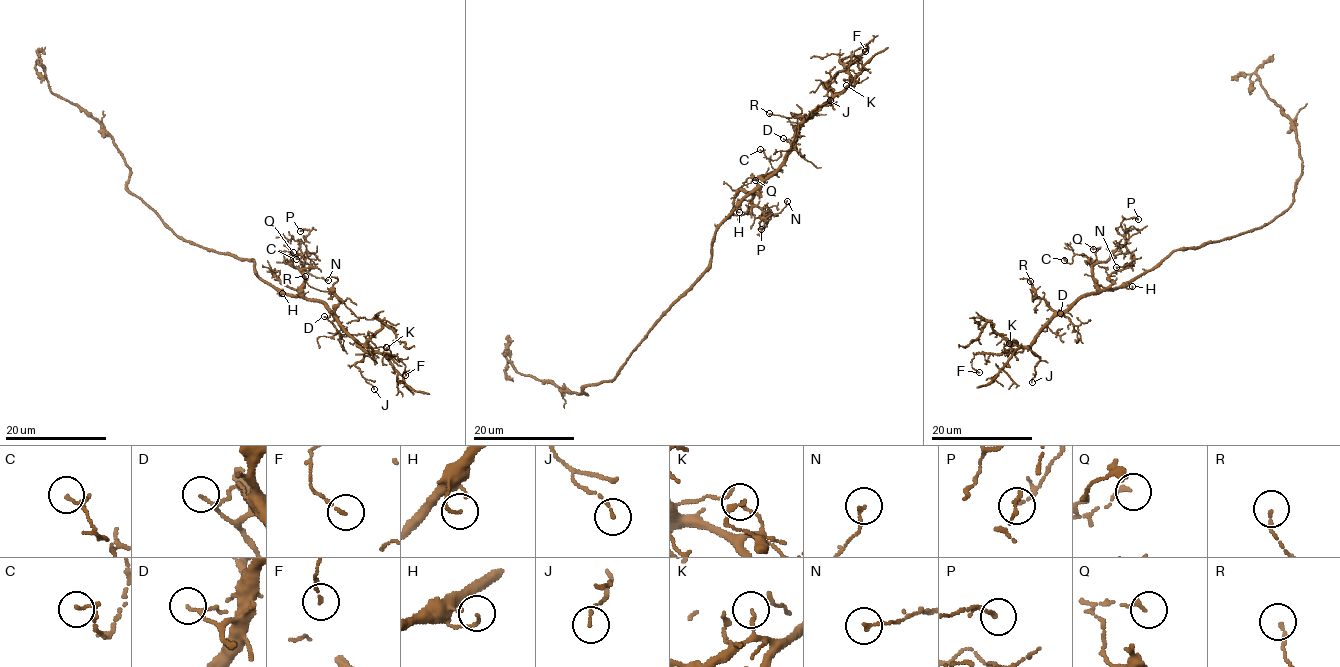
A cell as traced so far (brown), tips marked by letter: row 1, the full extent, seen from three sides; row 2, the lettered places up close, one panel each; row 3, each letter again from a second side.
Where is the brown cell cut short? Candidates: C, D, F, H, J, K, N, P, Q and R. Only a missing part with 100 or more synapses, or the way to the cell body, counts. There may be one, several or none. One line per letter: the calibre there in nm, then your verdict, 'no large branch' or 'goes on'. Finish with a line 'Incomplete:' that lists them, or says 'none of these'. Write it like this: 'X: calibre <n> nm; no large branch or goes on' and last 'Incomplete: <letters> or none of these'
C: calibre 110 nm; no large branch
D: calibre 100 nm; no large branch
F: calibre 110 nm; no large branch
H: calibre 120 nm; no large branch
J: calibre 100 nm; no large branch
K: calibre 90 nm; no large branch
N: calibre 130 nm; no large branch
P: calibre 90 nm; no large branch
Q: calibre 160 nm; no large branch
R: calibre 140 nm; no large branch
Incomplete: none of these

